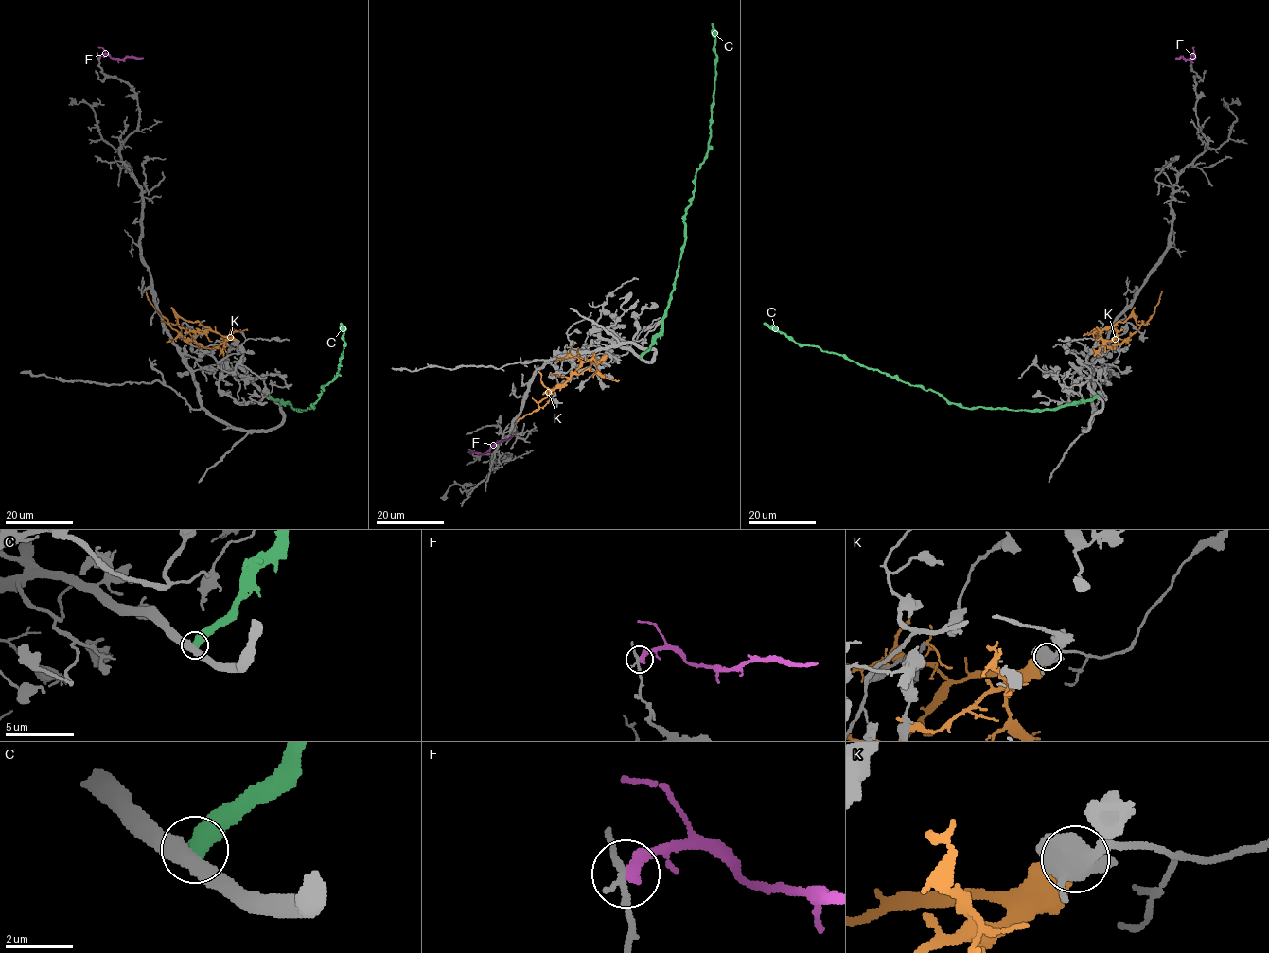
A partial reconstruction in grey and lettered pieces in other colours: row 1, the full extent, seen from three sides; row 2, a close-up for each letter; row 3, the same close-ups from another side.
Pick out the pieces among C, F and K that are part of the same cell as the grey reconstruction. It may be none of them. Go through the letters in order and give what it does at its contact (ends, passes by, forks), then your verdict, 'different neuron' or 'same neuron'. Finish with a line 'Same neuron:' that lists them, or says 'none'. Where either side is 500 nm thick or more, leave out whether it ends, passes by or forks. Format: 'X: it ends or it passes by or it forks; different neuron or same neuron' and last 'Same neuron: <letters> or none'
C: different neuron
F: it ends; different neuron
K: it ends; different neuron
Same neuron: none

